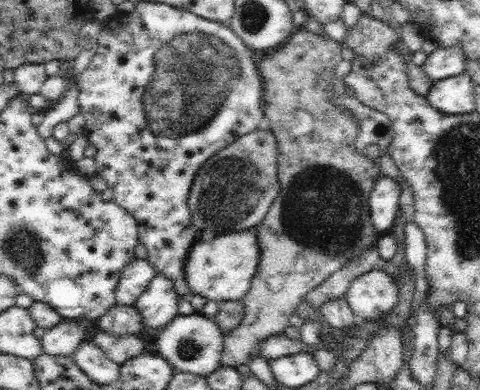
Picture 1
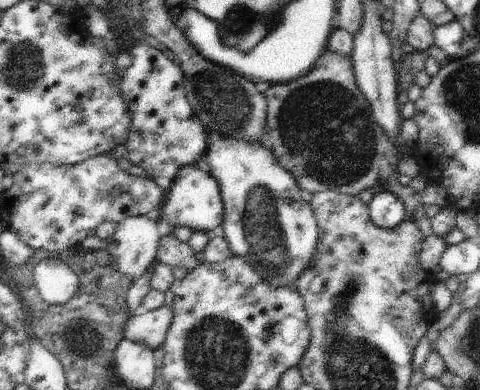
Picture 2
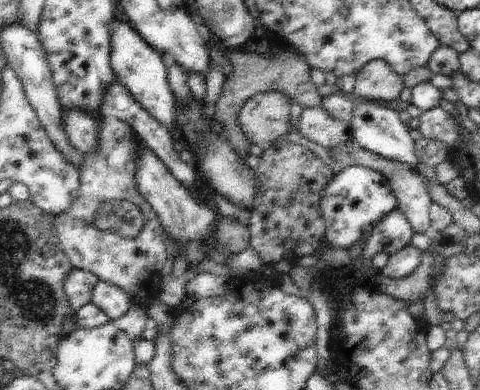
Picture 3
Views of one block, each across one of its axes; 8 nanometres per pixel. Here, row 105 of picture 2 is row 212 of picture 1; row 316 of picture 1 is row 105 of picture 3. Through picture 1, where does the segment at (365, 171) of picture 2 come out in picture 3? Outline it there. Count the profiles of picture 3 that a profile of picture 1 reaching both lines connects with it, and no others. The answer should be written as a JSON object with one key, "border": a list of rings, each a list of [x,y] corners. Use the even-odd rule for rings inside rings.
{"border":[[[279,92],[251,96],[239,116],[237,124],[251,144],[275,142],[285,138],[289,124],[289,96]]]}

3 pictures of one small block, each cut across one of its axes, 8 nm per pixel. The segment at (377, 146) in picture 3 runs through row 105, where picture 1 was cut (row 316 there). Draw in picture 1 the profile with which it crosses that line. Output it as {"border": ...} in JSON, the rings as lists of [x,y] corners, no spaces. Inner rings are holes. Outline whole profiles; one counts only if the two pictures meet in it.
{"border":[[[369,270],[361,276],[357,276],[347,292],[345,292],[345,300],[351,308],[351,312],[357,318],[365,318],[365,320],[375,320],[381,314],[389,312],[395,304],[397,304],[397,286],[393,282],[393,278],[381,270]]]}

